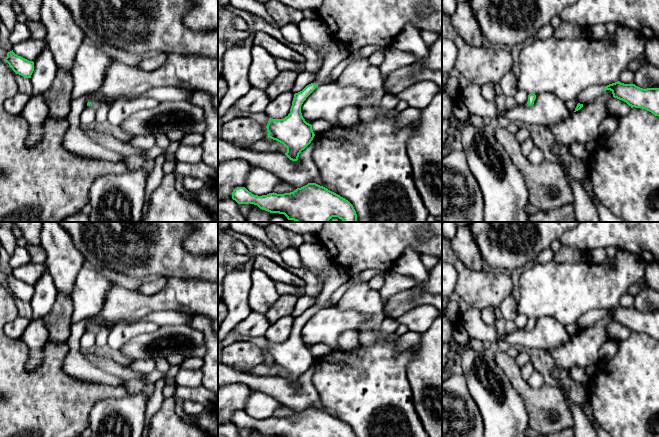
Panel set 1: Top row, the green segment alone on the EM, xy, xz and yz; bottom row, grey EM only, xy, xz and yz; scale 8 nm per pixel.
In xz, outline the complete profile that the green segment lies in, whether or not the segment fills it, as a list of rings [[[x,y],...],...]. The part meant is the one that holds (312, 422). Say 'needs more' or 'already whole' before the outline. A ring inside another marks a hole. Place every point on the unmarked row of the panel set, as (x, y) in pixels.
already whole; [[[308,407],[290,417],[262,420],[237,411],[232,423],[238,428],[257,429],[270,437],[356,437],[348,424],[316,407]]]

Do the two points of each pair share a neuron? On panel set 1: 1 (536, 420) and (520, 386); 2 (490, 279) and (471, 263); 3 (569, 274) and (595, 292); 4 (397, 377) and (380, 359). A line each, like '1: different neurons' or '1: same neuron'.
1: same neuron
2: different neurons
3: same neuron
4: same neuron

